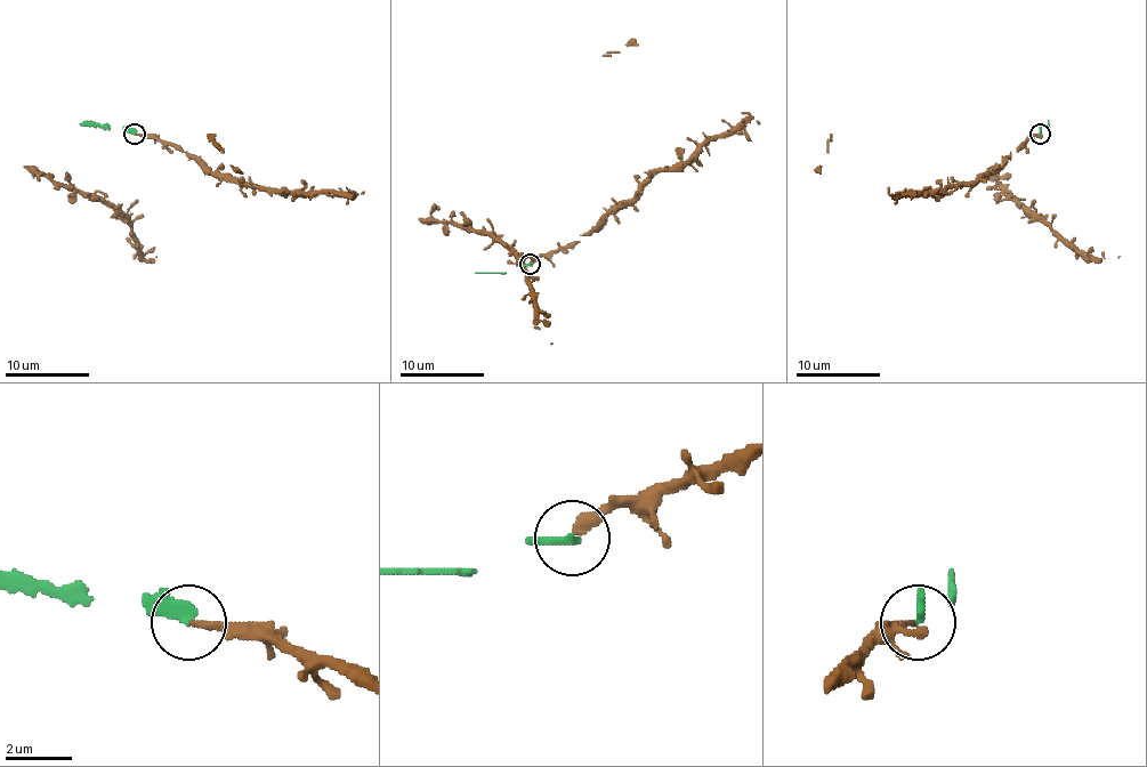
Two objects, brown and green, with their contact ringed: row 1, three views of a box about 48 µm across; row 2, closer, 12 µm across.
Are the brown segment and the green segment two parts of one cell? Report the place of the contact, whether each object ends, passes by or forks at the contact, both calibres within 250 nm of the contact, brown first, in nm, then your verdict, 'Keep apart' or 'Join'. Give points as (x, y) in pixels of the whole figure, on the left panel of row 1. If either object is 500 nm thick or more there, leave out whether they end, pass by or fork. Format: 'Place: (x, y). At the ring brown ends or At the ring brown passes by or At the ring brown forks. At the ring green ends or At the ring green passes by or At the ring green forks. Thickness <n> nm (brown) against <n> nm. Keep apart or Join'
Place: (135, 134). At the ring brown ends. At the ring green ends. Thickness 240 nm (brown) against 360 nm. Join

